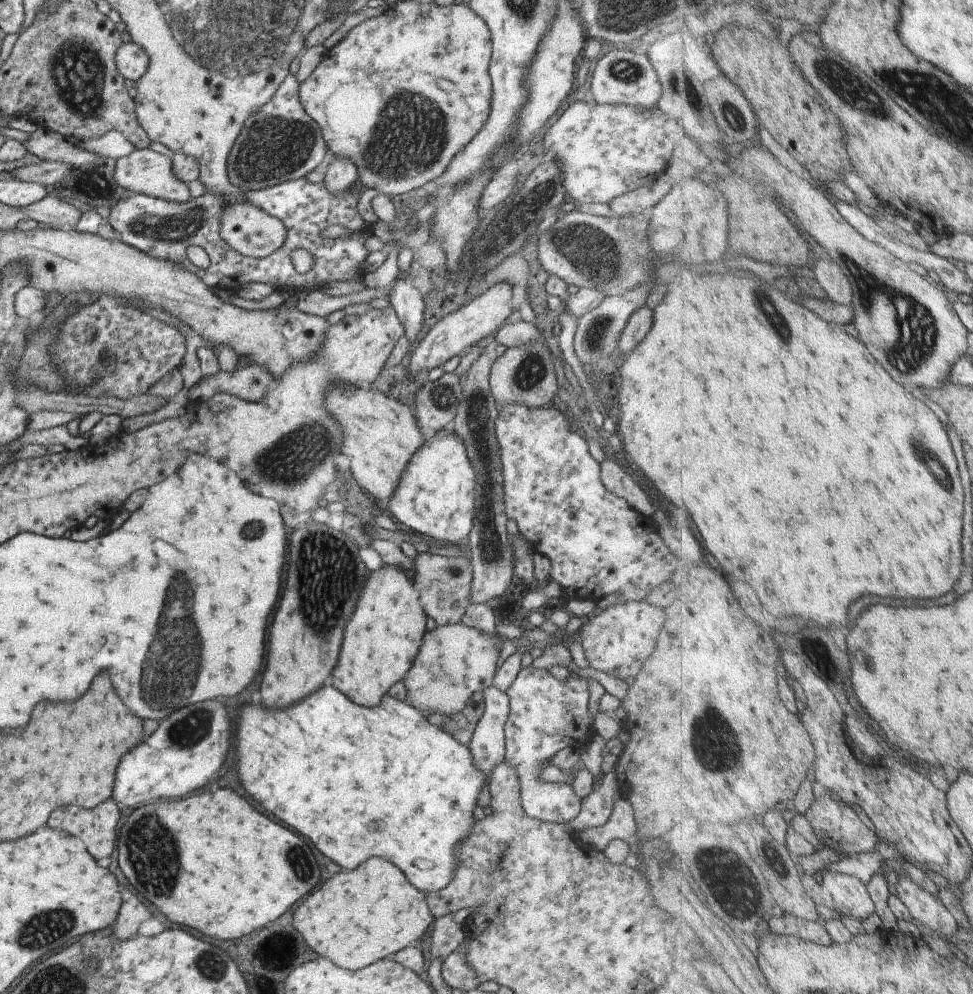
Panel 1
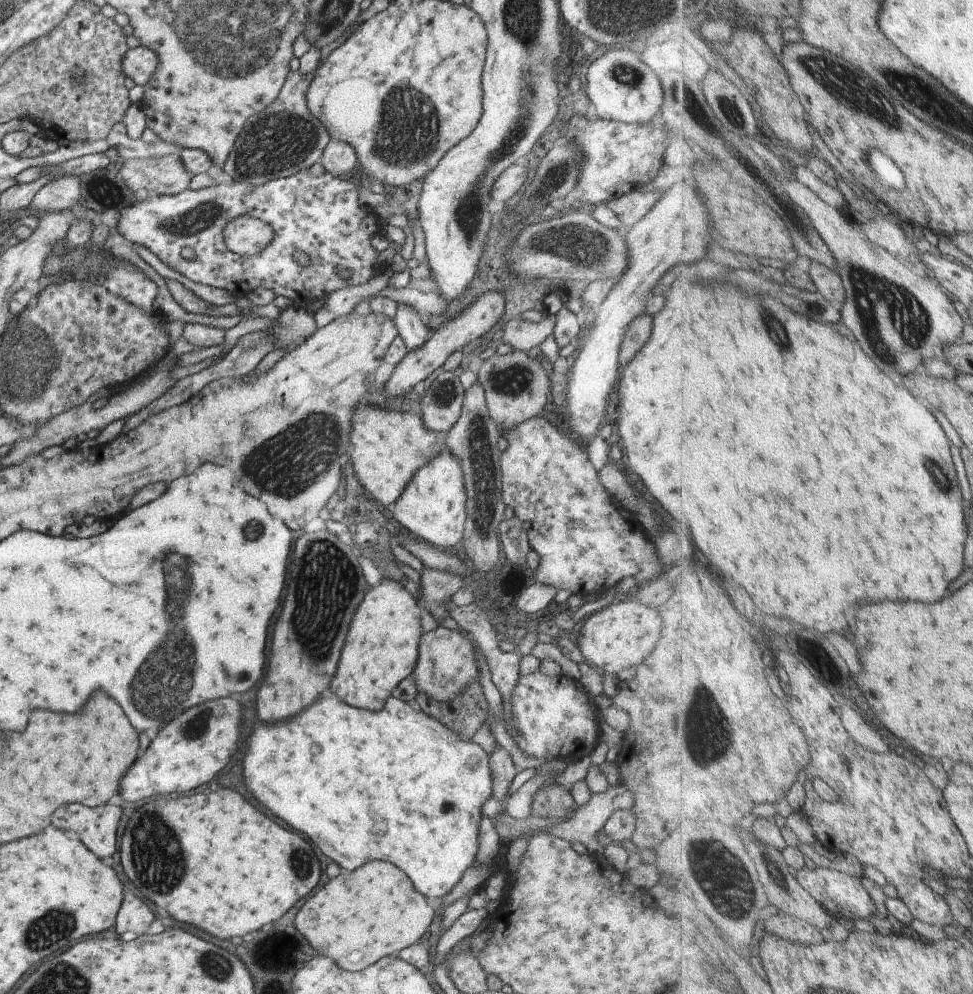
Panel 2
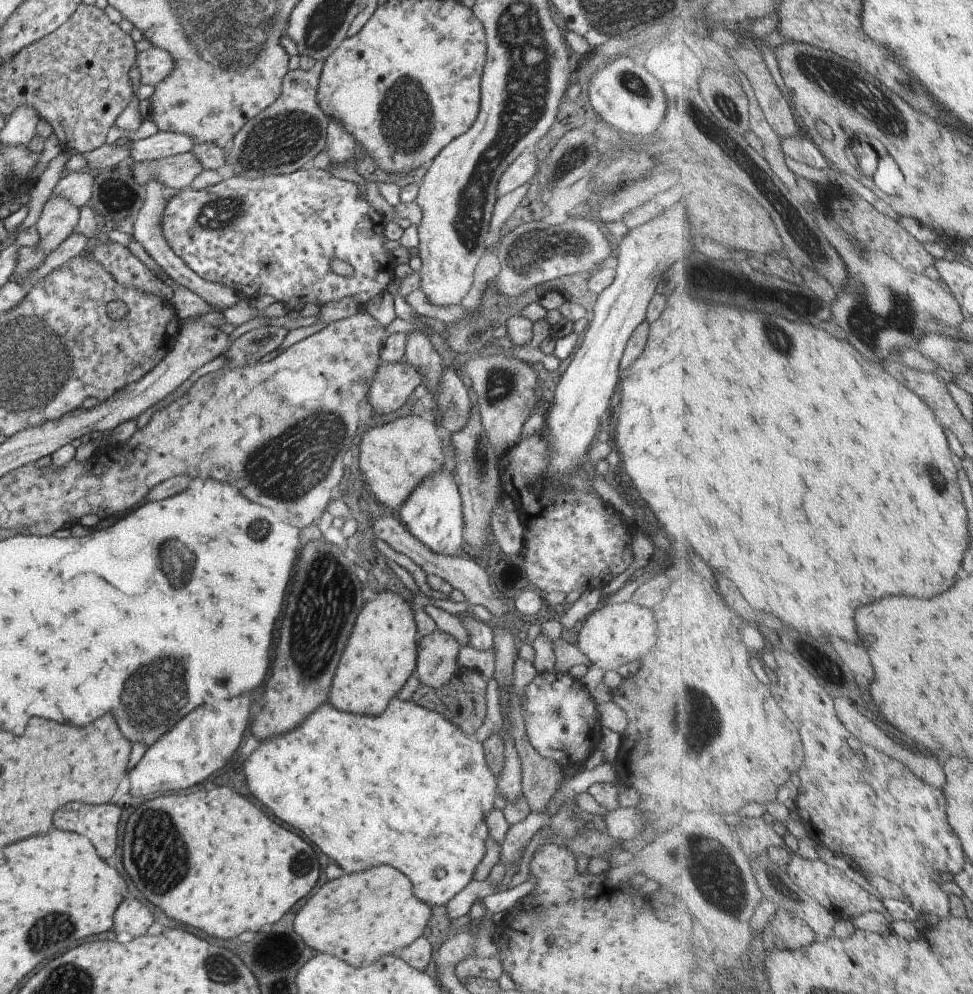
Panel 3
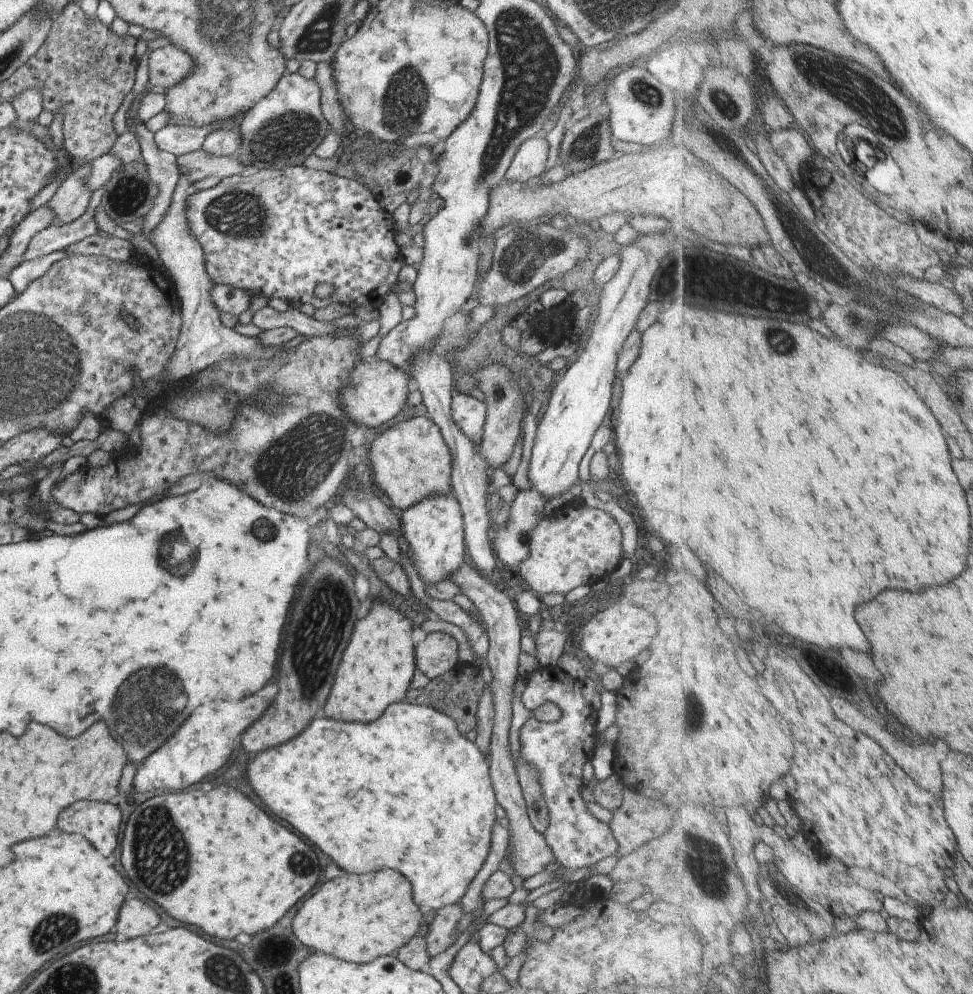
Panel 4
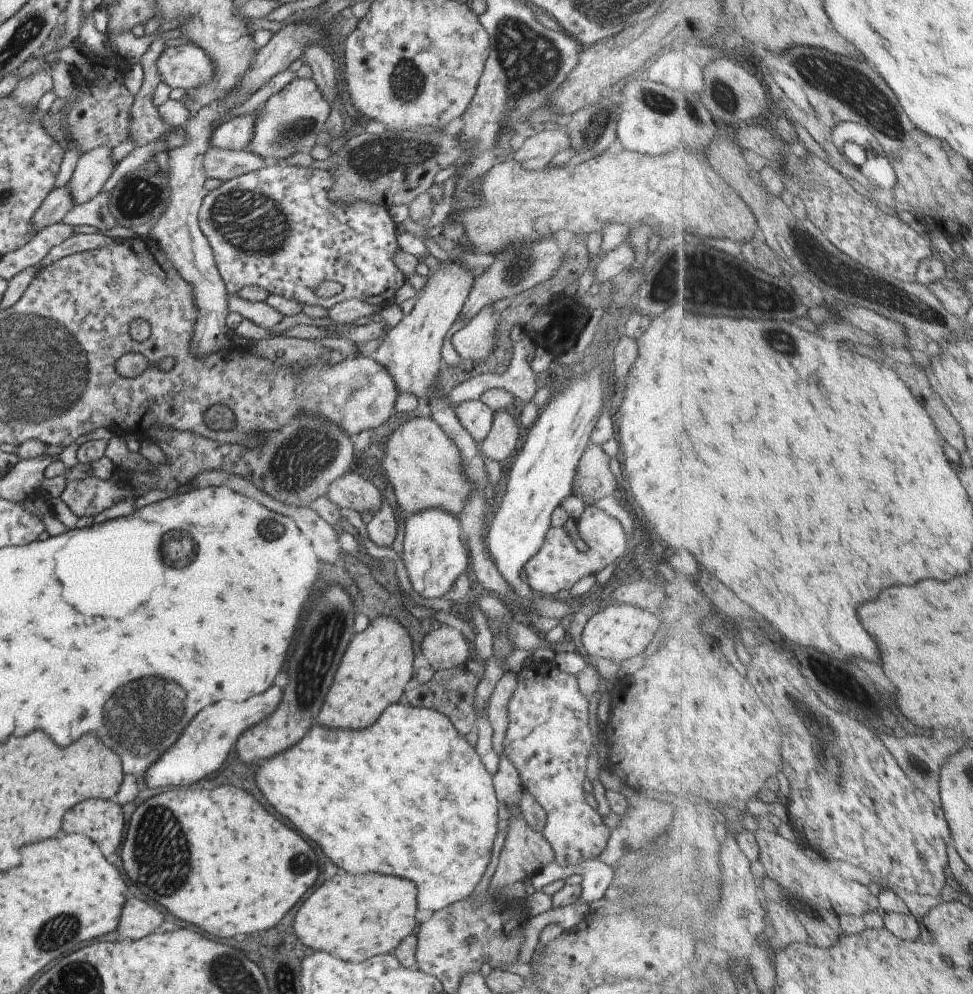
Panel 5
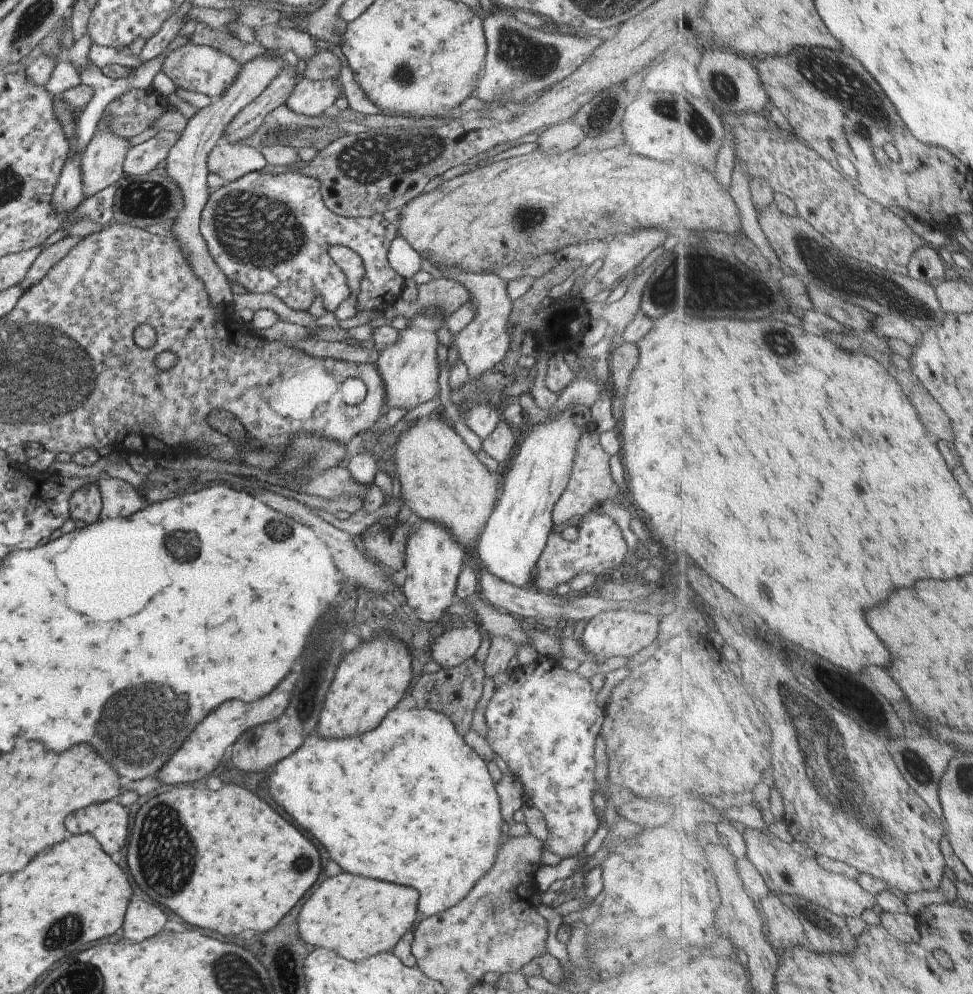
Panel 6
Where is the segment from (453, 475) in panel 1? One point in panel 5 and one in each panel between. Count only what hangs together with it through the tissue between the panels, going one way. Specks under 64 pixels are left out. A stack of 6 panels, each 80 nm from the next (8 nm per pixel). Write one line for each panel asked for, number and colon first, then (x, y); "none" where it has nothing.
2: (431, 507)
3: (432, 513)
4: (432, 527)
5: (434, 553)

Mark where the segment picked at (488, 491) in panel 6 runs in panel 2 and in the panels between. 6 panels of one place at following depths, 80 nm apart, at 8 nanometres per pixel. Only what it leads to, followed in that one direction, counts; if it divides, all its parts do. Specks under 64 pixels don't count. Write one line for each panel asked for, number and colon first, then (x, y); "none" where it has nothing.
2: (386, 446)
3: (394, 457)
4: (408, 461)
5: (421, 463)

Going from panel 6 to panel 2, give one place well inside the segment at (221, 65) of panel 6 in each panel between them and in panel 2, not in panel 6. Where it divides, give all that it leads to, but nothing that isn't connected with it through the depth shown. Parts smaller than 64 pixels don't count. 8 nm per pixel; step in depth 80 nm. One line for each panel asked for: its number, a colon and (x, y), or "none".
2: (138, 63)
3: (153, 64)
4: (166, 65)
5: (184, 66)

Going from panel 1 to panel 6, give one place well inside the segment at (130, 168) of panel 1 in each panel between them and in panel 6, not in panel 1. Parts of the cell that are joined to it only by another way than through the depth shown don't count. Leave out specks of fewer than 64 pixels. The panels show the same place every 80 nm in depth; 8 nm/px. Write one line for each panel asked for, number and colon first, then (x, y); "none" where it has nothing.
2: (158, 174)
3: (174, 172)
4: (195, 165)
5: (224, 164)
6: (230, 161)

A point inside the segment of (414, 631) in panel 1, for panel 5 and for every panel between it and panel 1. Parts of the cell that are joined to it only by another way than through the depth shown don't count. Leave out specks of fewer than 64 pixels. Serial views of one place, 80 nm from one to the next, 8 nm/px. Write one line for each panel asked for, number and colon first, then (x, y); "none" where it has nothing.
2: (380, 648)
3: (379, 656)
4: (375, 669)
5: (378, 662)

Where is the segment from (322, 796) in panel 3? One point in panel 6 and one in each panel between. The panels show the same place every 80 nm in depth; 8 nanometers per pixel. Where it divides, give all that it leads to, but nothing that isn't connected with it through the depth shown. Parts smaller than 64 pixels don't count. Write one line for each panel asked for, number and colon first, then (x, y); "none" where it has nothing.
4: (408, 791)
5: (408, 796)
6: (409, 802)

